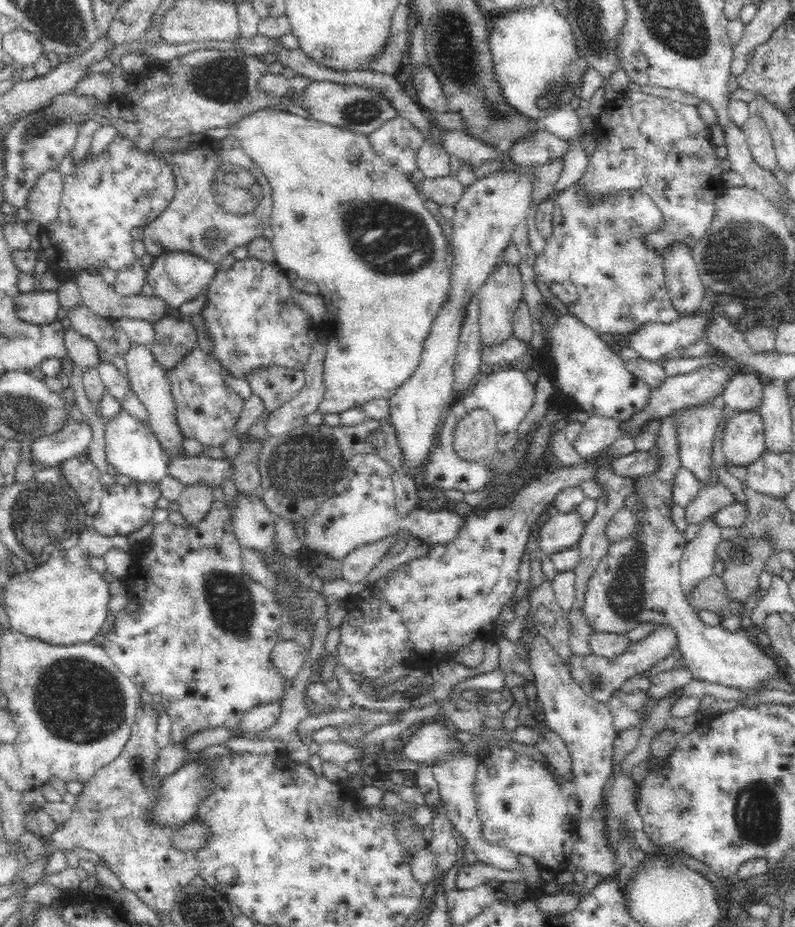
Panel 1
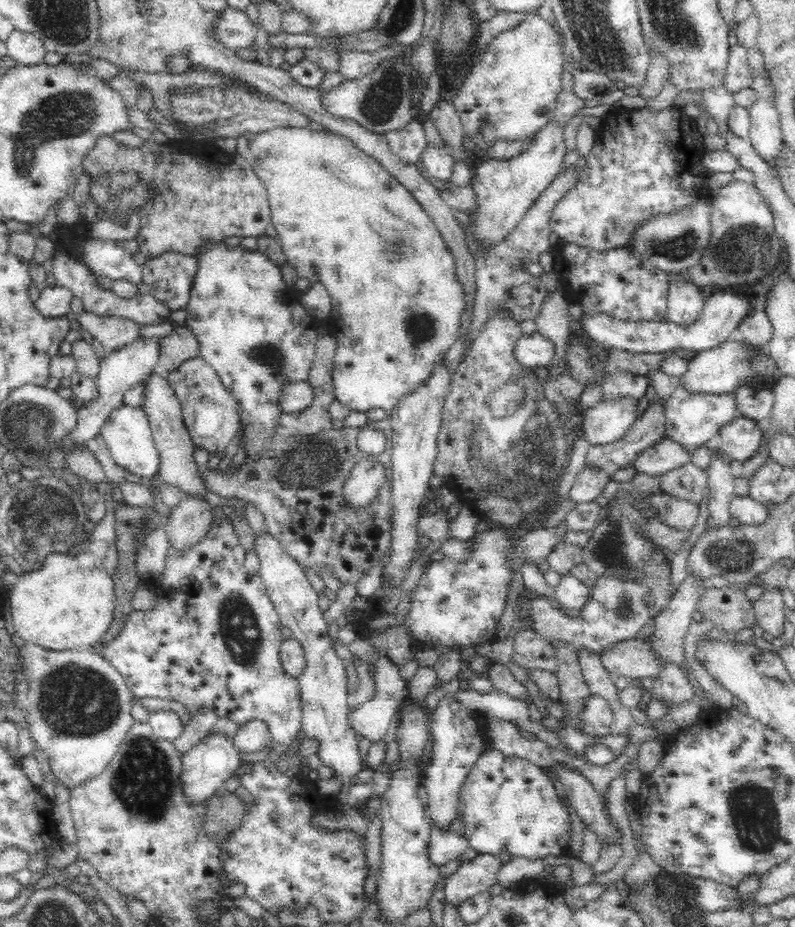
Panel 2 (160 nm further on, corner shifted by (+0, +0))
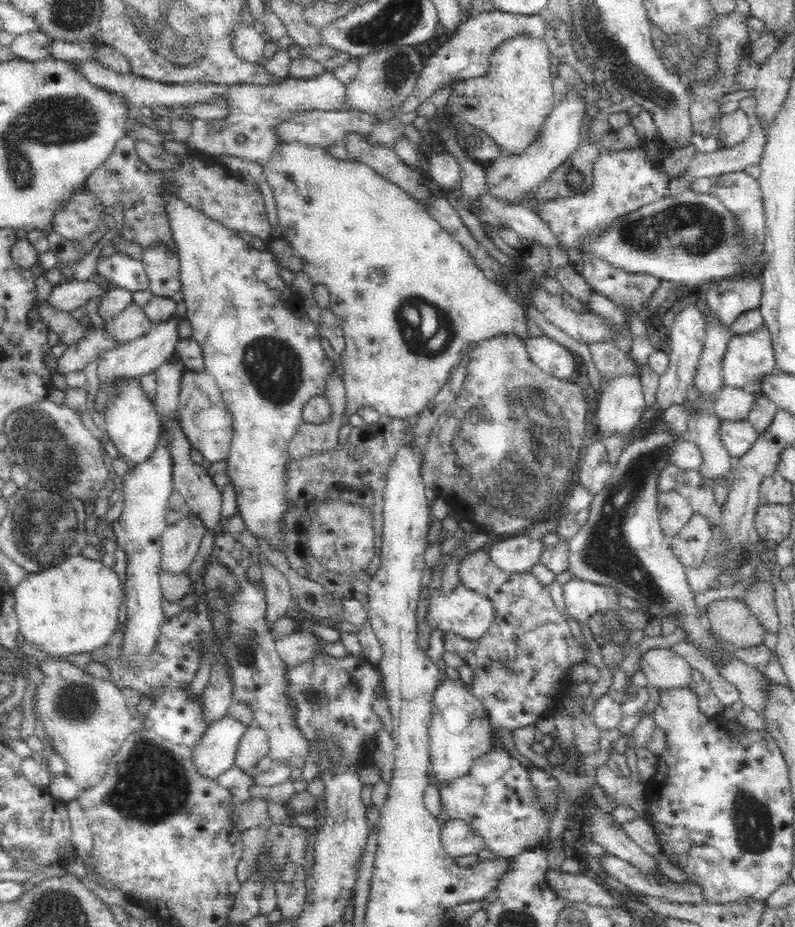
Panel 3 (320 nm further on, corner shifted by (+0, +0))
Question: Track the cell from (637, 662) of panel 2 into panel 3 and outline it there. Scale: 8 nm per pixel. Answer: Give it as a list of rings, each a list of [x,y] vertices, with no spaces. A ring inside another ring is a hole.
[[[650,648],[640,654],[636,662],[638,670],[657,689],[669,689],[690,685],[692,668],[672,648]]]

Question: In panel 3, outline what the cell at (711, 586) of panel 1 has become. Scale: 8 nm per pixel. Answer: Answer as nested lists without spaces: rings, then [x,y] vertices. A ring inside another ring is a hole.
[[[716,599],[704,613],[712,632],[738,648],[760,645],[766,634],[761,622],[743,599]]]

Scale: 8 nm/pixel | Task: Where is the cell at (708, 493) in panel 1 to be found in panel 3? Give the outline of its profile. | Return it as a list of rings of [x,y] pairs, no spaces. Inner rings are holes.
[[[675,490],[656,493],[659,523],[668,542],[695,514],[691,504]]]

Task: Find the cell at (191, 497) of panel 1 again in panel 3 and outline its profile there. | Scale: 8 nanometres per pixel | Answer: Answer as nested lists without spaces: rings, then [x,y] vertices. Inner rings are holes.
[[[185,510],[180,520],[162,531],[160,568],[172,573],[186,572],[198,554],[206,531],[202,517],[189,511],[187,514]]]

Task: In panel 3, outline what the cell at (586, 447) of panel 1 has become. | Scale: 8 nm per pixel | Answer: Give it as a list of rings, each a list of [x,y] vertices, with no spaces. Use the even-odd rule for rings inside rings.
[[[639,375],[636,376],[618,376],[614,380],[610,380],[608,385],[604,385],[598,393],[598,408],[596,408],[596,428],[598,428],[598,437],[627,435],[638,422],[645,409],[644,395],[642,394],[642,386],[640,384]]]

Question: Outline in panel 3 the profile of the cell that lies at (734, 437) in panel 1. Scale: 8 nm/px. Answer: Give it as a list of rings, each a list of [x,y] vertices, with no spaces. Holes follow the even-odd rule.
[[[747,420],[722,421],[719,431],[724,446],[735,460],[744,456],[759,437],[754,425]]]

